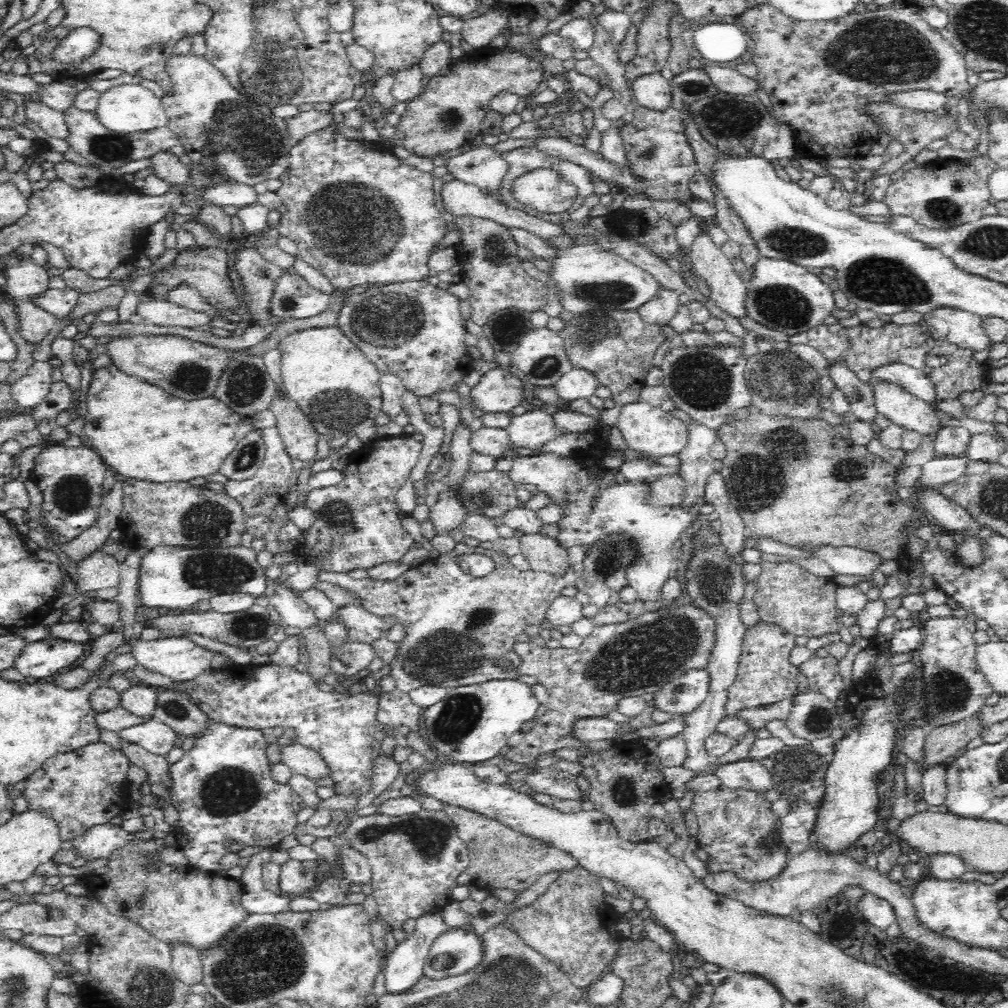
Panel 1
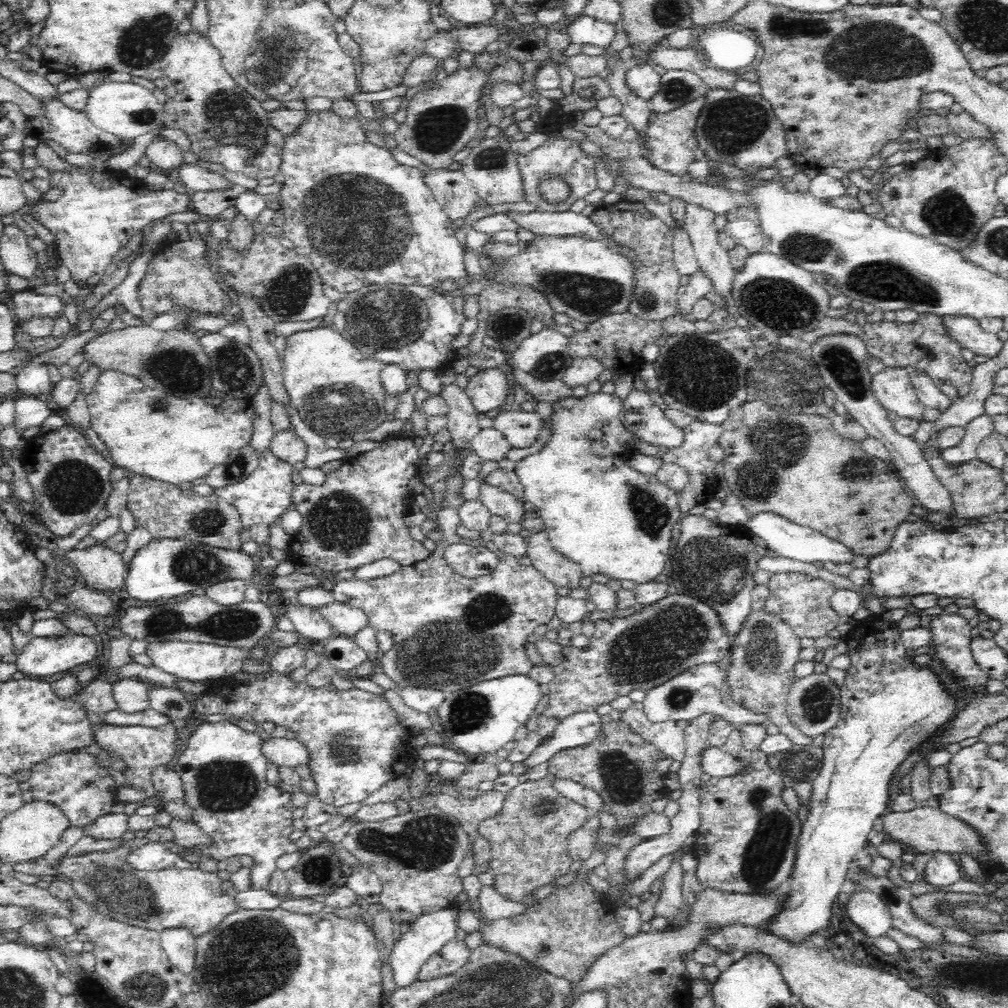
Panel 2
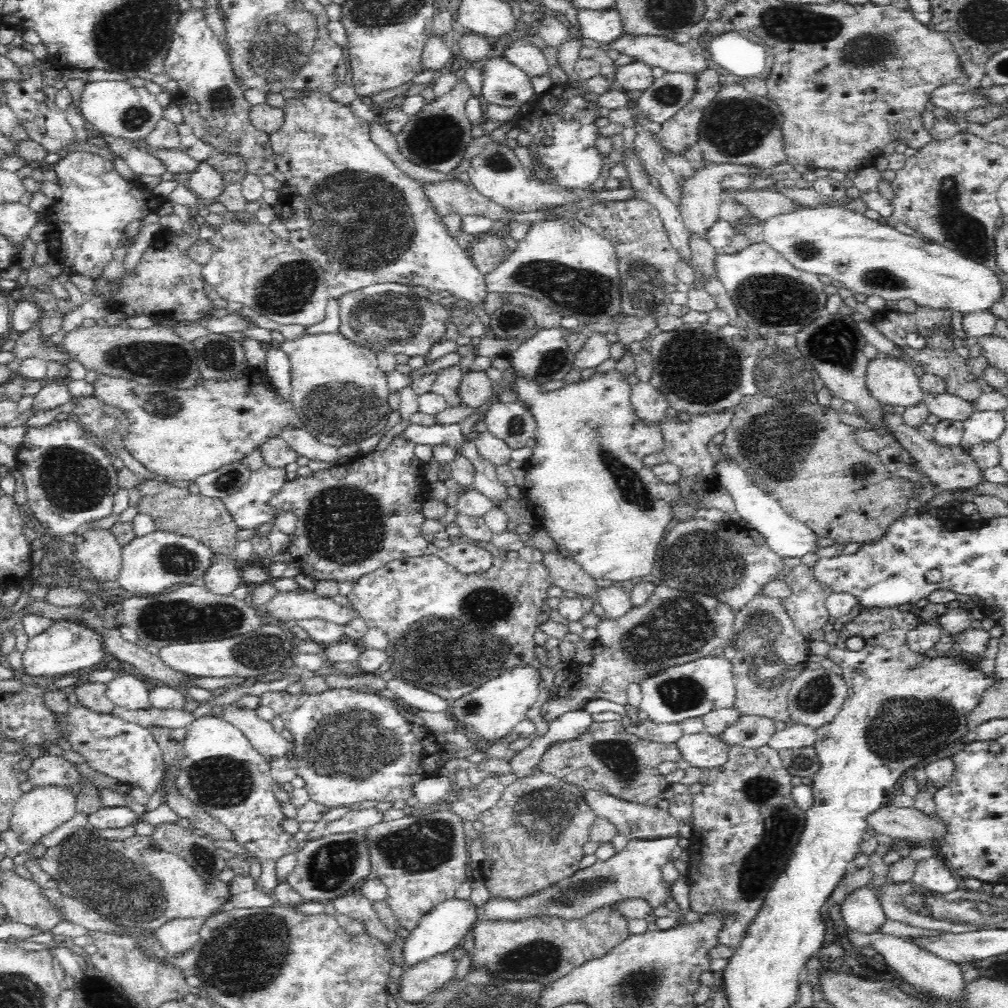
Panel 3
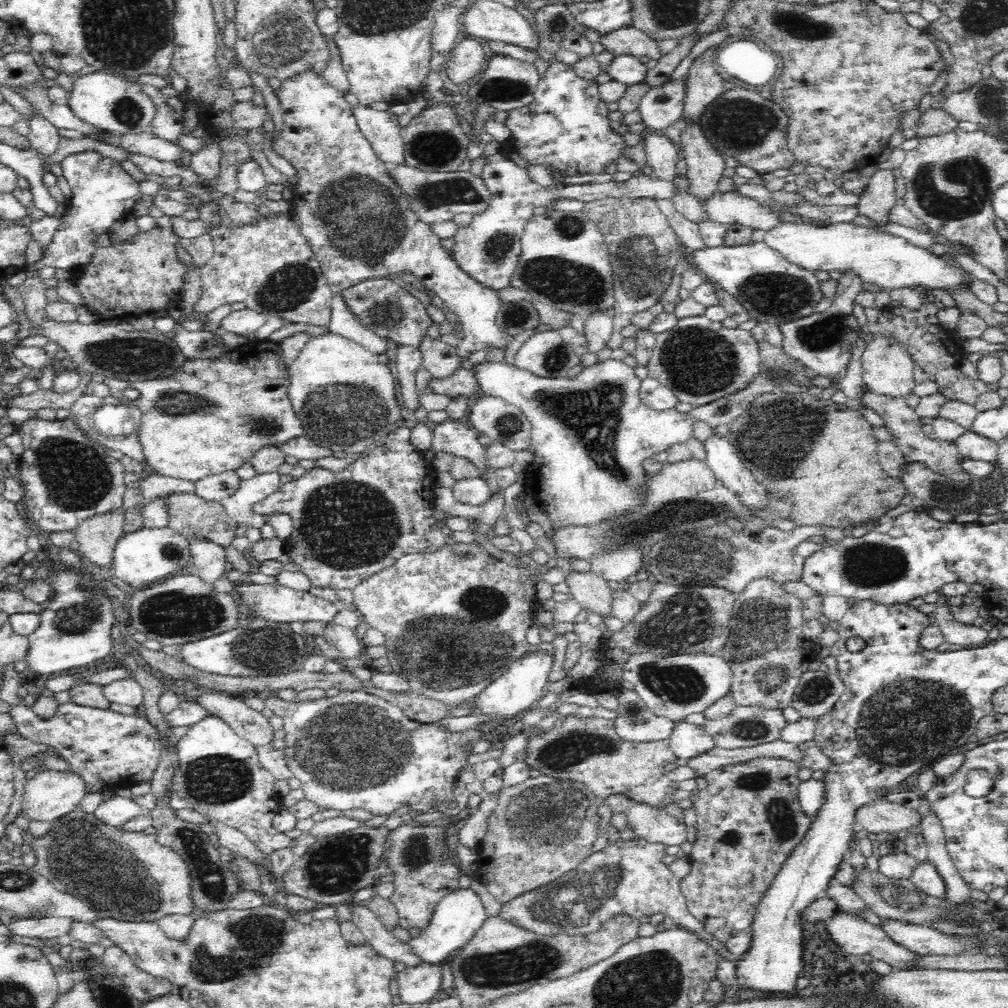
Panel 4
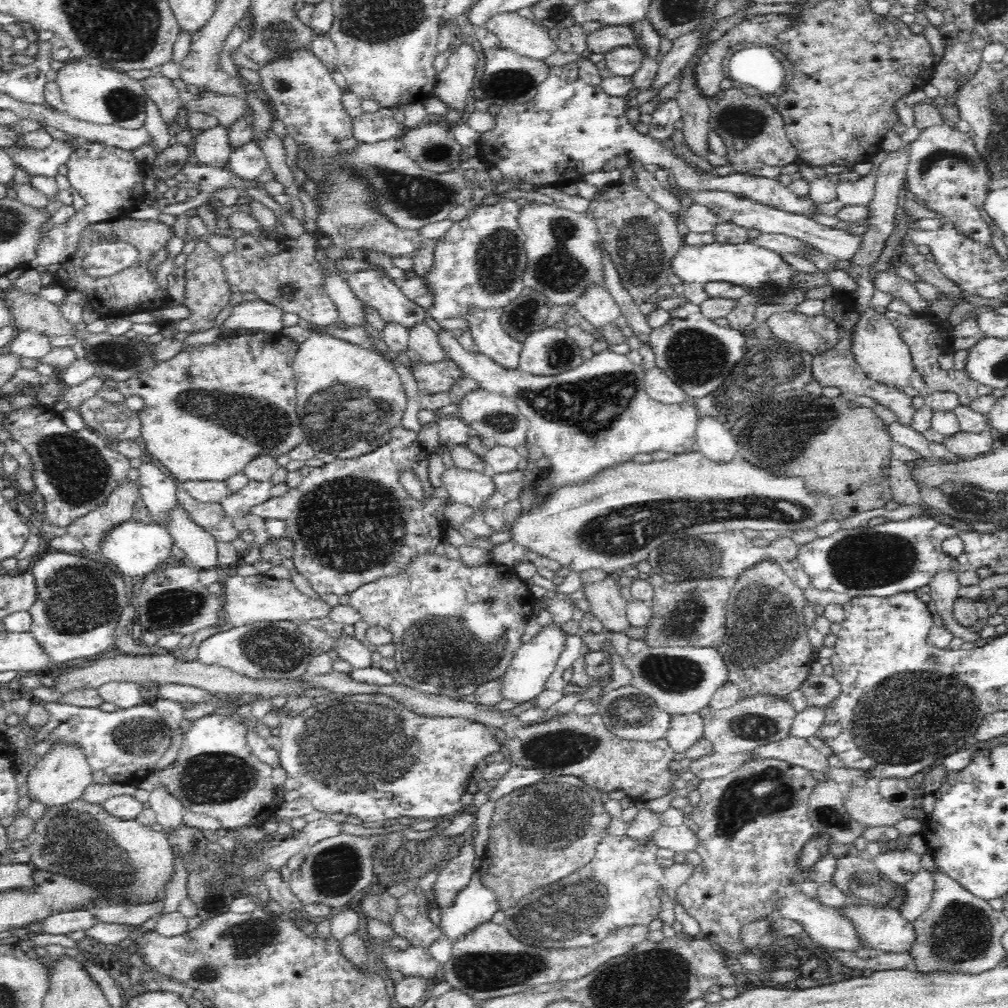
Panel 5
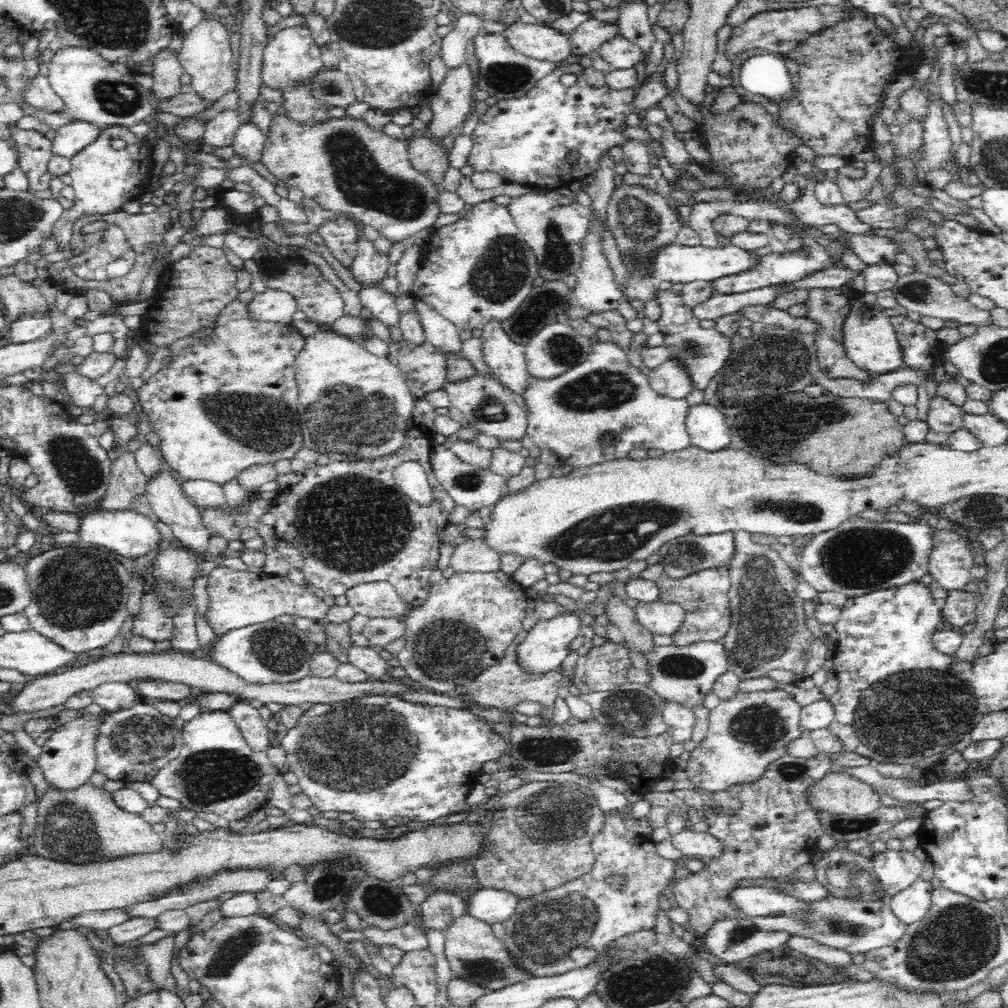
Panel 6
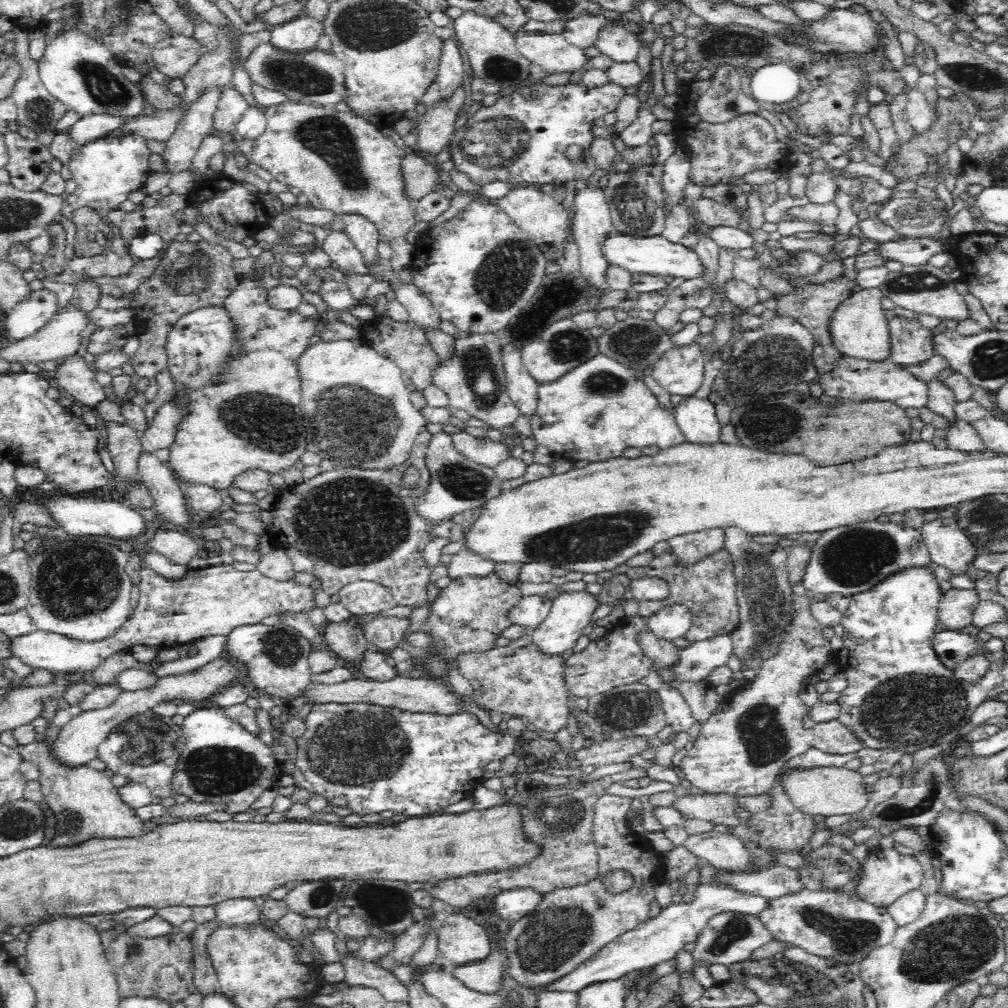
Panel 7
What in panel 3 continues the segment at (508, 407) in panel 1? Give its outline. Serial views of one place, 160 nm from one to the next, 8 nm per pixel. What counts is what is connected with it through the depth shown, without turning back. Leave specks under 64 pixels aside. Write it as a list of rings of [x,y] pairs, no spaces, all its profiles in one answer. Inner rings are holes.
[[[469,370],[466,374],[463,374],[460,395],[462,395],[465,406],[472,409],[480,408],[494,396],[494,382],[490,380],[490,376],[486,372]]]

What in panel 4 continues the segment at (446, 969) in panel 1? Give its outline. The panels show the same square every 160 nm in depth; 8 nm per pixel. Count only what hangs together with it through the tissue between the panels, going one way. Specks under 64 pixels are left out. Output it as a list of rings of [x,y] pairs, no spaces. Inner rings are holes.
[[[418,962],[407,966],[394,978],[397,1000],[406,1004],[422,1004],[442,988],[442,963]]]

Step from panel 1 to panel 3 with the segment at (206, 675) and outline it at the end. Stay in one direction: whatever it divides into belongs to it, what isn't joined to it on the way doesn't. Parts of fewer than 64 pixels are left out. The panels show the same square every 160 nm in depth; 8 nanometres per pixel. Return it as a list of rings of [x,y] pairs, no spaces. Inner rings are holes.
[[[329,688],[316,694],[290,694],[285,690],[272,690],[258,695],[260,706],[272,708],[282,718],[285,729],[294,736],[294,756],[297,775],[305,781],[310,800],[327,808],[350,807],[364,801],[394,803],[406,800],[412,794],[415,783],[439,775],[443,767],[440,750],[432,738],[432,732],[424,725],[409,722],[398,711],[395,701],[366,693],[355,688]]]

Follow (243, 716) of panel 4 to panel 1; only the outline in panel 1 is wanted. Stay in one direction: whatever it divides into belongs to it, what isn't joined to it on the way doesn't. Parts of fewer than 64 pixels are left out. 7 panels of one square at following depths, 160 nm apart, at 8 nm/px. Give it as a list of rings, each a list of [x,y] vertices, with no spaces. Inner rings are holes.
[[[297,741],[281,748],[280,762],[288,765],[292,773],[305,775],[314,781],[331,778],[331,769],[324,757]]]

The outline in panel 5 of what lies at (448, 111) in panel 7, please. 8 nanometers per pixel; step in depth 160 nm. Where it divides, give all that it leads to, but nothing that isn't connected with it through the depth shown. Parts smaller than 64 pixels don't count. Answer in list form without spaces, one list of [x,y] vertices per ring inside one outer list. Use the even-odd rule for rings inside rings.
[[[457,43],[447,58],[444,70],[437,74],[433,97],[444,102],[448,109],[466,115],[471,109],[468,92],[472,90],[476,64],[478,64],[476,50],[470,44]]]

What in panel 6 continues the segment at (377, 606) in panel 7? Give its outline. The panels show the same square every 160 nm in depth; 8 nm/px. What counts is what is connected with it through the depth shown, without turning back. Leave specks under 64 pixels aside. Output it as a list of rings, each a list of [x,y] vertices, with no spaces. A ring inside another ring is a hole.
[[[500,569],[497,572],[455,572],[450,578],[443,578],[441,582],[430,585],[426,598],[419,604],[408,602],[388,582],[368,582],[350,588],[345,596],[347,604],[354,608],[356,614],[362,614],[366,618],[397,618],[403,622],[402,636],[406,646],[396,657],[405,670],[405,678],[413,685],[414,690],[429,690],[460,697],[456,688],[467,687],[484,670],[502,662],[506,648],[518,639],[522,631],[522,620],[526,616],[526,602],[530,599],[525,589]]]

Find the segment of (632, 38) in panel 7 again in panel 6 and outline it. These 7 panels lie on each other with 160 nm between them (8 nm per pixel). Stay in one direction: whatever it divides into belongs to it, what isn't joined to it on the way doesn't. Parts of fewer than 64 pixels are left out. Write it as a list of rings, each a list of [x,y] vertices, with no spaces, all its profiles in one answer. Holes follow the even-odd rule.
[[[620,34],[616,35],[616,38],[606,41],[606,44],[602,44],[598,54],[614,70],[630,70],[642,60],[642,51],[639,46]]]

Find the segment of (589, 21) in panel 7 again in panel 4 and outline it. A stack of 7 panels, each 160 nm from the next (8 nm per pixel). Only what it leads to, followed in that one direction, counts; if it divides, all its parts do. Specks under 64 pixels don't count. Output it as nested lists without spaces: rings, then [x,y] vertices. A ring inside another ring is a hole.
[[[632,26],[616,29],[608,35],[601,35],[599,42],[605,50],[612,52],[615,56],[622,54],[628,54],[634,58],[648,56],[654,60],[660,60],[664,56],[660,50],[660,44],[654,38]]]

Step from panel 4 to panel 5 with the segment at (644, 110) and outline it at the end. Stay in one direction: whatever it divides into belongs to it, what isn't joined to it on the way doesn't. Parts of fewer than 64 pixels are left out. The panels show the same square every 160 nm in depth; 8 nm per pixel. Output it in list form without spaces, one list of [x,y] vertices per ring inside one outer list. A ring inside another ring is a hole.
[[[668,98],[668,100],[660,100],[658,104],[656,104],[656,108],[654,108],[654,112],[650,113],[652,116],[652,120],[650,120],[649,131],[648,134],[660,141],[660,140],[670,140],[671,134],[676,129],[674,127],[674,123],[676,120],[680,120],[681,118],[682,108],[679,106],[676,98]]]

